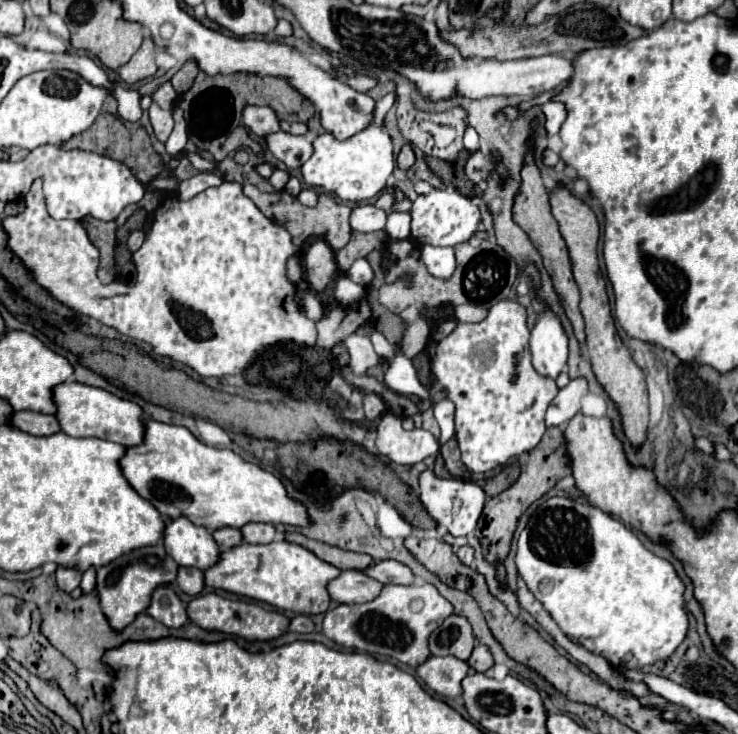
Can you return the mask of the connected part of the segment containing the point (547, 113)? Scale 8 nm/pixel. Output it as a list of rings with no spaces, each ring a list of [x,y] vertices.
[[[548,101],[542,105],[542,113],[546,117],[544,121],[544,129],[546,129],[546,137],[552,137],[558,133],[560,125],[564,123],[566,119],[566,109],[562,103],[554,103],[554,101]]]

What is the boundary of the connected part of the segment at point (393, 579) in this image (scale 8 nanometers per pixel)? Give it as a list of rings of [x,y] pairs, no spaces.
[[[378,561],[374,567],[366,569],[366,575],[372,579],[378,579],[380,583],[394,583],[394,585],[412,585],[414,583],[414,573],[410,567],[398,563],[398,561]]]

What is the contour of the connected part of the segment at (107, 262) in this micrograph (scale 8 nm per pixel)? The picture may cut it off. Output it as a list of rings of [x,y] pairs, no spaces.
[[[128,205],[118,219],[114,221],[98,221],[94,217],[86,217],[82,225],[86,225],[86,233],[90,241],[98,247],[100,251],[100,265],[98,265],[98,279],[102,283],[110,283],[116,275],[114,269],[114,239],[116,239],[116,229],[126,223],[126,219],[138,209],[138,205]]]

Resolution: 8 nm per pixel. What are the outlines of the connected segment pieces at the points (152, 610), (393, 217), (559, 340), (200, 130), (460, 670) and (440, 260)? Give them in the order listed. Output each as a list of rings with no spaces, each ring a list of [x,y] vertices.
[[[158,587],[152,595],[152,603],[146,613],[152,615],[156,621],[164,623],[166,627],[174,627],[174,629],[188,623],[186,607],[178,599],[178,595],[172,587]]]
[[[388,213],[388,223],[384,231],[392,239],[408,239],[410,237],[410,215],[408,213]]]
[[[544,305],[530,331],[532,365],[540,375],[556,379],[568,359],[568,335],[560,317]]]
[[[198,73],[194,85],[190,91],[180,95],[180,109],[184,111],[186,123],[188,123],[188,135],[194,141],[200,151],[218,149],[222,147],[224,139],[242,123],[242,109],[244,105],[268,105],[272,107],[280,117],[308,123],[308,119],[314,115],[312,101],[304,99],[300,91],[296,91],[288,79],[284,77],[256,77],[252,73],[236,73],[236,75],[204,75]]]
[[[452,655],[448,657],[430,657],[426,663],[418,665],[416,671],[424,683],[442,697],[460,697],[462,679],[468,675],[470,665]]]
[[[426,245],[422,261],[426,263],[428,271],[438,279],[450,279],[454,269],[456,269],[456,259],[454,259],[454,249],[452,247]]]

